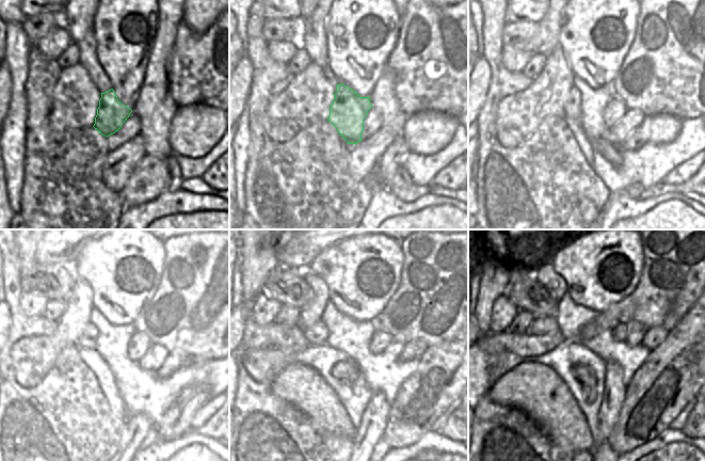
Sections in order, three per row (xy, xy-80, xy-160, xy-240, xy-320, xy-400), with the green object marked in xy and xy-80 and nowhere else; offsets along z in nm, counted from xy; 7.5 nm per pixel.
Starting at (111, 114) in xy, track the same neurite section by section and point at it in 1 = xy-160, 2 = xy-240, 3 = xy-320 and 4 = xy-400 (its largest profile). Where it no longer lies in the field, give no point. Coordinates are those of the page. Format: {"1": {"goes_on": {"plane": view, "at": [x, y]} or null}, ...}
{"1": {"goes_on": {"plane": "xy-160", "at": [635, 191]}}, "2": {"goes_on": {"plane": "xy-240", "at": [207, 430]}}, "3": {"goes_on": {"plane": "xy-320", "at": [446, 430]}}, "4": {"goes_on": {"plane": "xy-400", "at": [685, 430]}}}

